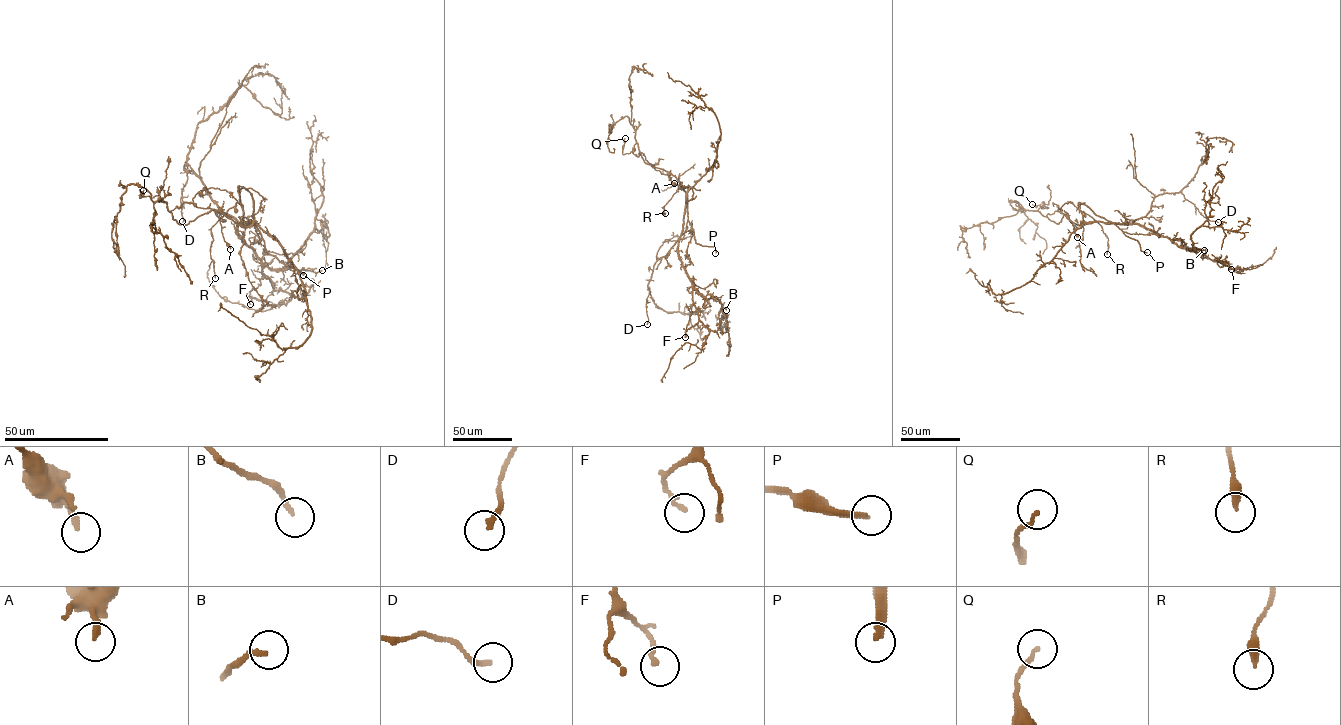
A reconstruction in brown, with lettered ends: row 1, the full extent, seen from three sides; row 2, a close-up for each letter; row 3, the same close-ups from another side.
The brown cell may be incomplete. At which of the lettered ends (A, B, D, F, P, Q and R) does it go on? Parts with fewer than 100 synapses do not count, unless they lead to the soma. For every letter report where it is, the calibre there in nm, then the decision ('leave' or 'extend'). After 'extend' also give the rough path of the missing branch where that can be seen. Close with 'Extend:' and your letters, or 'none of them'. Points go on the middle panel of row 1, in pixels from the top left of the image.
A: (674, 183) | 220 nm | leave
B: (726, 310) | 190 nm | leave
D: (647, 324) | 200 nm | leave
F: (685, 337) | 200 nm | leave
P: (715, 253) | 240 nm | extend | (715, 253), (714, 275)
Q: (625, 138) | 150 nm | leave
R: (665, 213) | 320 nm | leave
Extend: P

